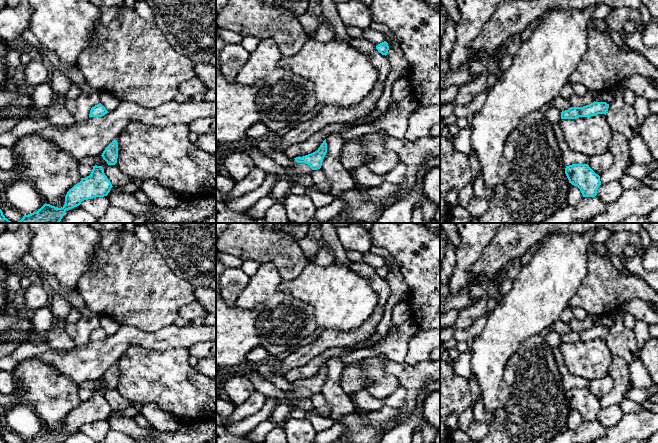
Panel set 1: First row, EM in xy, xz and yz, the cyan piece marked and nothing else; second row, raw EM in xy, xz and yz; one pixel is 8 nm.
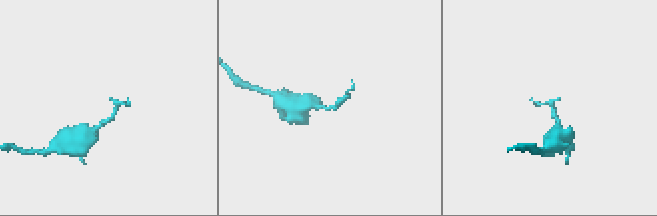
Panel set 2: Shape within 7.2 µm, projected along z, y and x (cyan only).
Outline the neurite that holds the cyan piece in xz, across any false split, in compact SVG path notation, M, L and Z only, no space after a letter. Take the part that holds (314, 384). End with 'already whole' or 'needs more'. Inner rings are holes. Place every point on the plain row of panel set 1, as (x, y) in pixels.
M325 363L317 375L302 381L296 381L294 383L297 387L308 388L312 394L317 394L321 392L326 377L327 367Z | already whole

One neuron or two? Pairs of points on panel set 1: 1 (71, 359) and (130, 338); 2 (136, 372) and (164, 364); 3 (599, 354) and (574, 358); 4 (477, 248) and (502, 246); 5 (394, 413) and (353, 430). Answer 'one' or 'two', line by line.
1: one
2: one
3: one
4: two
5: one

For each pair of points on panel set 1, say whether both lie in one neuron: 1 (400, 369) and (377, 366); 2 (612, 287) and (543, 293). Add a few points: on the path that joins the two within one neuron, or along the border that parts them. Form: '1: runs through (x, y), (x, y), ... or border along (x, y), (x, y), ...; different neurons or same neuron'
1: border along (385, 360), (384, 370), (392, 374), (399, 382); different neurons
2: border along (587, 268), (587, 274), (568, 306); different neurons

